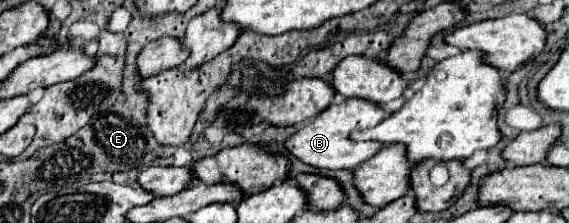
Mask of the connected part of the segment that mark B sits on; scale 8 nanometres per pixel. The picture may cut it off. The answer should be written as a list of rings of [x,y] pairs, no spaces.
[[[335,97],[329,105],[329,109],[325,109],[325,113],[319,113],[315,117],[315,121],[305,123],[301,129],[297,129],[287,141],[285,141],[285,149],[297,157],[299,161],[303,161],[305,165],[317,167],[317,169],[353,169],[357,165],[361,165],[363,161],[367,161],[369,157],[373,157],[383,145],[379,145],[377,141],[367,141],[367,143],[355,143],[349,139],[349,133],[355,129],[367,129],[367,127],[375,127],[377,123],[381,123],[389,113],[381,111],[377,105],[373,105],[371,101],[359,101],[359,99],[343,99],[343,97]]]

